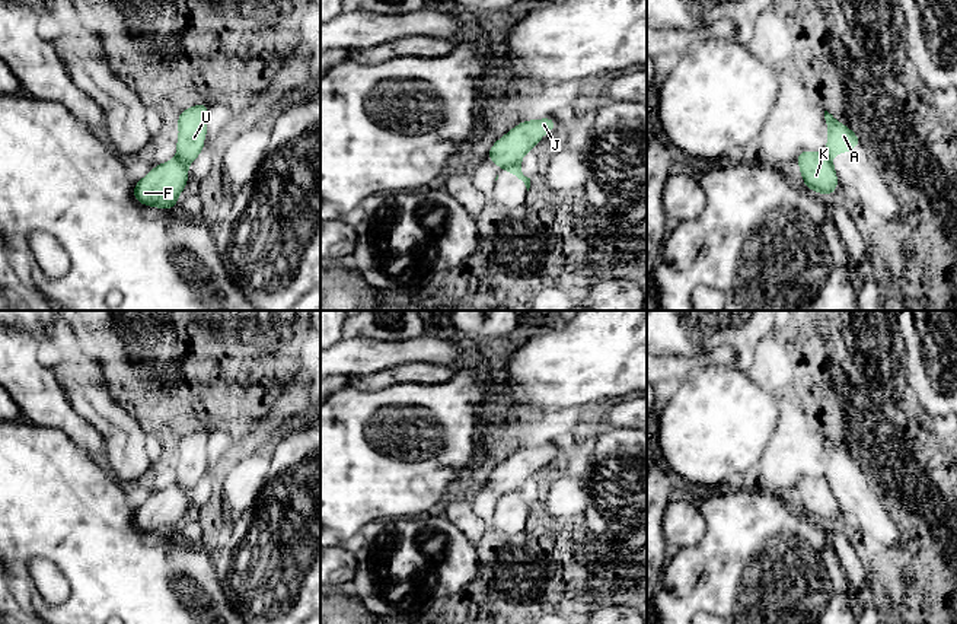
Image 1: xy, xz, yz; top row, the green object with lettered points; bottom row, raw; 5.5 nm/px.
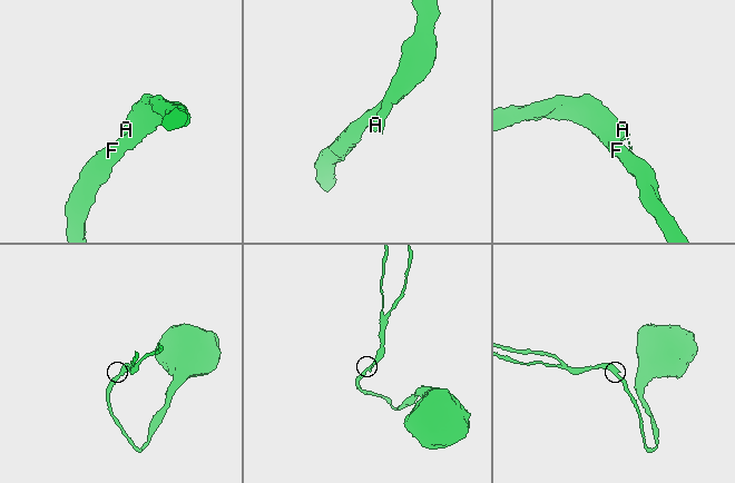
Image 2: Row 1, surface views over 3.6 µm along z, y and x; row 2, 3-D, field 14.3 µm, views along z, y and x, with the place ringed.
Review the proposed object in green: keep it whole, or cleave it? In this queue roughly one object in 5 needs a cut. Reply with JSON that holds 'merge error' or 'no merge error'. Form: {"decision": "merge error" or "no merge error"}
{"decision": "merge error"}

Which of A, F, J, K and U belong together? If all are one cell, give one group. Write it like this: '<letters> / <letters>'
A U / F J K

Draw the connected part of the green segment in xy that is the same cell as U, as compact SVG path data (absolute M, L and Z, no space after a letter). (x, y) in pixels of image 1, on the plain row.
M198 430L182 437L178 443L179 467L176 468L176 480L185 493L191 491L204 475L208 436L208 432Z

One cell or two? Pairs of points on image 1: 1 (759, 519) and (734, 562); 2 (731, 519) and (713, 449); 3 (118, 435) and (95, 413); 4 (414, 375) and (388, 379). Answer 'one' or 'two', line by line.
1: one
2: two
3: one
4: one

